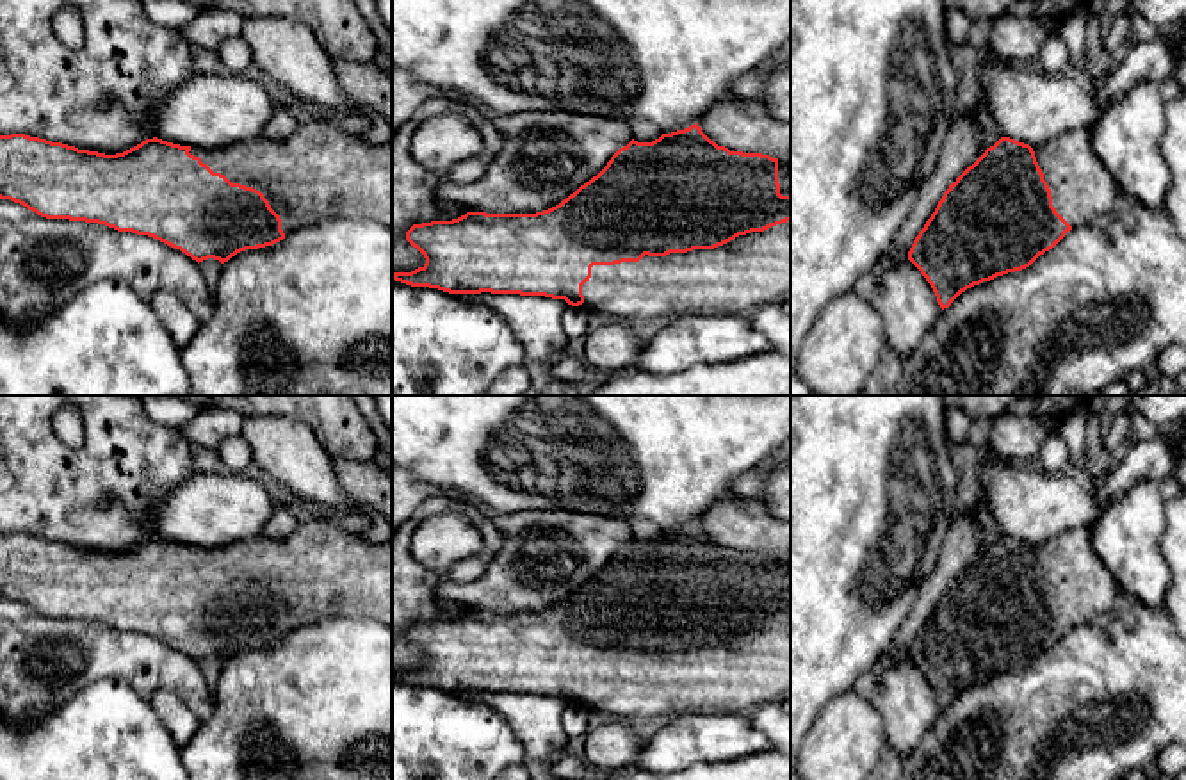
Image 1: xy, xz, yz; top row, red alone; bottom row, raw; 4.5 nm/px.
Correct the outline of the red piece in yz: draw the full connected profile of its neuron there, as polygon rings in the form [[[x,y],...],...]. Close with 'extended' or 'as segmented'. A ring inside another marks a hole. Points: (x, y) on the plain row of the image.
[[[1076,529],[1036,545],[1001,536],[949,584],[915,636],[908,659],[931,684],[944,709],[967,687],[1029,666],[1040,654],[1052,648],[1067,630],[1109,616],[1120,604],[1120,589],[1093,550],[1090,529]]]; extended

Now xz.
[[[696,522],[684,529],[662,532],[652,541],[638,541],[632,538],[611,556],[597,575],[548,609],[536,613],[467,611],[452,620],[413,623],[406,630],[406,639],[424,654],[426,662],[411,671],[392,671],[392,678],[411,686],[429,686],[449,693],[491,691],[545,695],[565,698],[572,705],[581,705],[597,719],[611,718],[646,727],[675,714],[743,714],[791,696],[791,565],[769,554],[730,550],[725,545],[718,545]]]; extended

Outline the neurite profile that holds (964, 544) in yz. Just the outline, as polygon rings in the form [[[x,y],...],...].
[[[960,513],[946,536],[933,575],[921,588],[908,618],[890,646],[881,654],[880,664],[908,657],[915,636],[935,611],[944,591],[985,548],[981,527],[971,516]]]

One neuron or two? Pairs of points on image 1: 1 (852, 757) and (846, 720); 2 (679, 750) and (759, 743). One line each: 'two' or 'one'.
1: one
2: one

